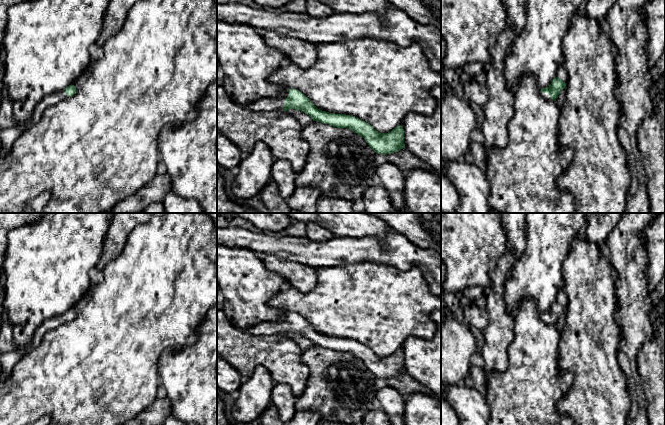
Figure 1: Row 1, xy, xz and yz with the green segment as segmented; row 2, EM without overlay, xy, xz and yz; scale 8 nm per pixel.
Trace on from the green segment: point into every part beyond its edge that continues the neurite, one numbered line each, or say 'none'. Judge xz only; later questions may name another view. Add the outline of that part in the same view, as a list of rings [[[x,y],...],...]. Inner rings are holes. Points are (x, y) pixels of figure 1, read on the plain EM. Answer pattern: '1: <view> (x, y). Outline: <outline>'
1: xz (277, 326). Outline: [[[285,312],[279,319],[274,321],[261,322],[245,331],[252,335],[271,335],[282,334],[285,328],[285,323],[289,319],[289,312]]]

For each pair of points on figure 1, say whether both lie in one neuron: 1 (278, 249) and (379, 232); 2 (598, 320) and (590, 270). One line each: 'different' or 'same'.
1: different
2: same

